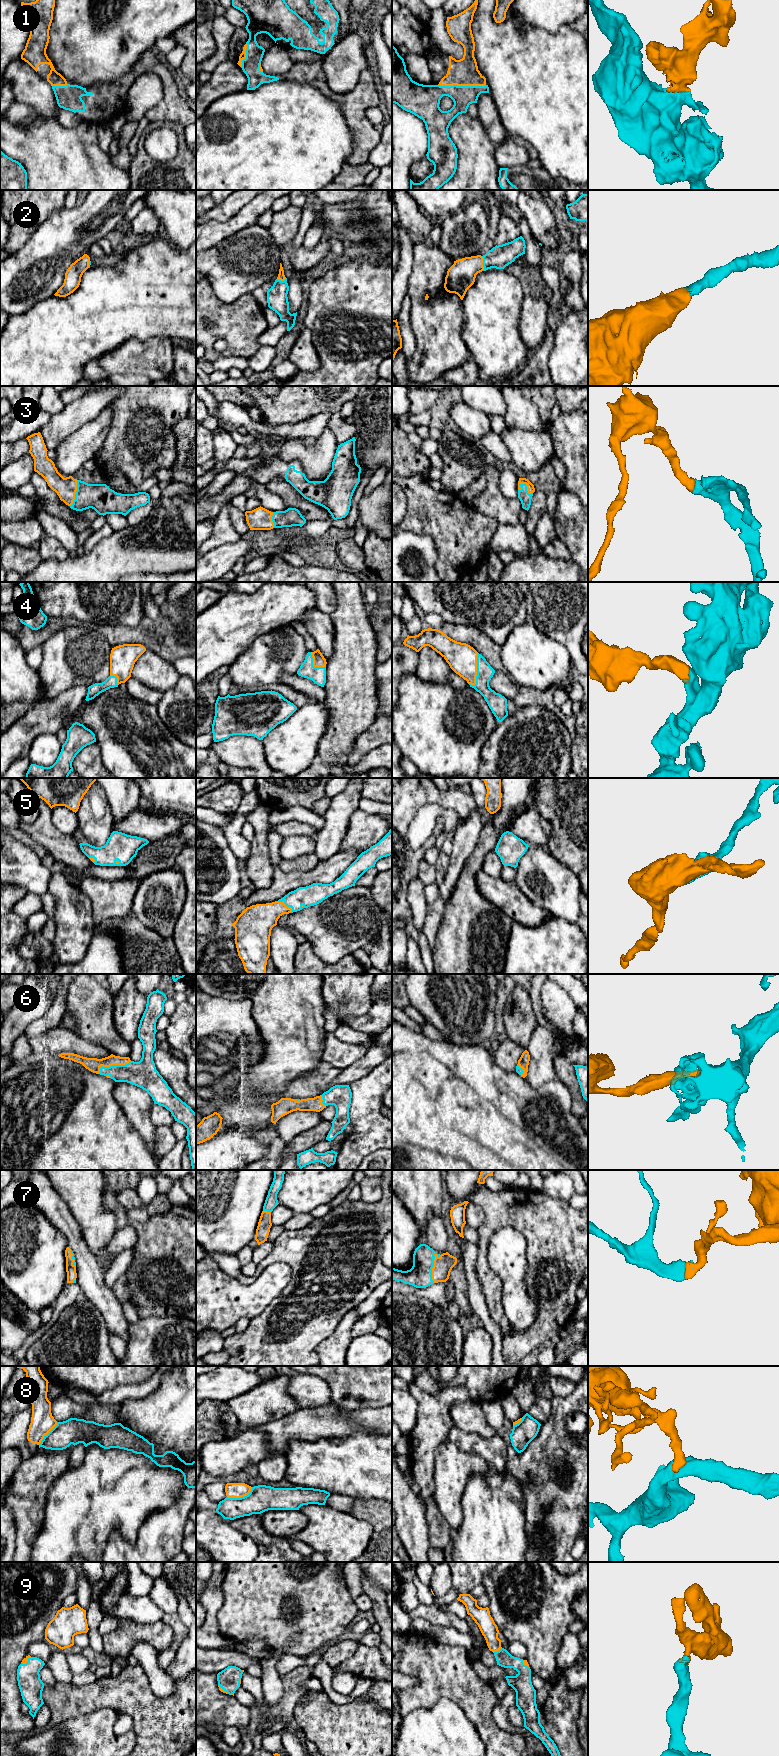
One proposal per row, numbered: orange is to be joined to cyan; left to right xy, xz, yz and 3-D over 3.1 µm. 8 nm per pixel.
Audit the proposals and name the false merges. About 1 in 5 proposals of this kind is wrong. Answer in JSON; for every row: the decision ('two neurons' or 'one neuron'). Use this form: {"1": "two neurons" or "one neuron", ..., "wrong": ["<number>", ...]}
{"1": "one neuron", "2": "one neuron", "3": "one neuron", "4": "one neuron", "5": "one neuron", "6": "one neuron", "7": "one neuron", "8": "two neurons", "9": "one neuron", "wrong": ["8"]}

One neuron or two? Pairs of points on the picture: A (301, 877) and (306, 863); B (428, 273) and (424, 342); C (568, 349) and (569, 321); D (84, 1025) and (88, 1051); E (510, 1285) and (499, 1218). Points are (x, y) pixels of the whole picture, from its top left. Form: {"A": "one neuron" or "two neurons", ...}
{"A": "two neurons", "B": "one neuron", "C": "one neuron", "D": "two neurons", "E": "two neurons"}

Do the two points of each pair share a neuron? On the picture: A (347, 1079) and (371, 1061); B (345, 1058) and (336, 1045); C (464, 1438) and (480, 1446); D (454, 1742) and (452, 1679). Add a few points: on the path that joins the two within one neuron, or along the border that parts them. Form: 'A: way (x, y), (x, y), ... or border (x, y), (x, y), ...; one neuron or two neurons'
A: way (353, 1073), (365, 1065); one neuron
B: way (342, 1055), (336, 1048); one neuron
C: way (468, 1441), (477, 1442); one neuron
D: border (430, 1707), (440, 1699), (447, 1698), (470, 1719); two neurons

